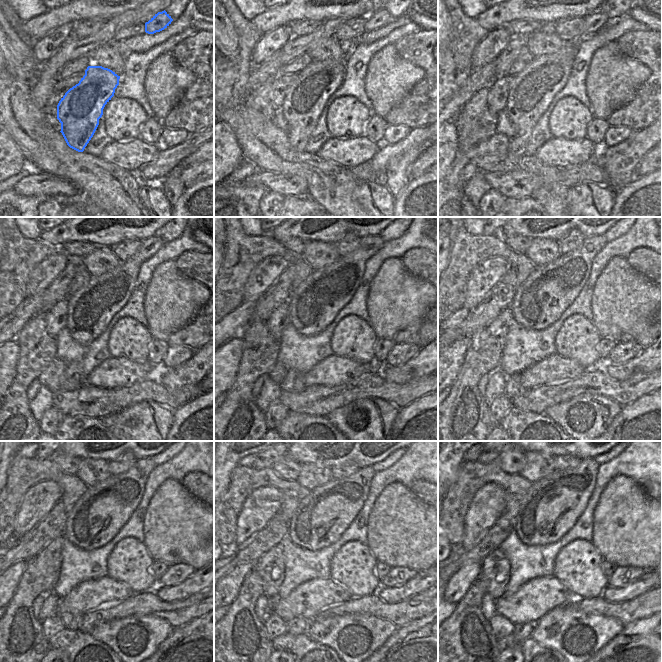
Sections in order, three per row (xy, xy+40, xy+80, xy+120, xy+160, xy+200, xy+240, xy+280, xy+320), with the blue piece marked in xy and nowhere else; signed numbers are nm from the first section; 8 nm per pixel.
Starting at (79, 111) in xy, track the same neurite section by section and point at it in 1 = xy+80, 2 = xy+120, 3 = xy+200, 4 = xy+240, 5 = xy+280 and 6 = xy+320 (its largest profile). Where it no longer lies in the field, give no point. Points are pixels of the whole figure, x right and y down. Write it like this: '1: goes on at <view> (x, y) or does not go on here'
1: goes on at xy+80 (534, 88)
2: goes on at xy+120 (90, 309)
3: goes on at xy+200 (549, 290)
4: goes on at xy+240 (96, 518)
5: goes on at xy+280 (320, 519)
6: goes on at xy+320 (555, 502)

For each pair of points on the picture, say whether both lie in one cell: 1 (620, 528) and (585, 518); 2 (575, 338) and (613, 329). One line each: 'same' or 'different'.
1: different
2: different

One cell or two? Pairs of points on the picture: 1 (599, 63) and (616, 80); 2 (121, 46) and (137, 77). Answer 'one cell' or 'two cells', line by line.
1: one cell
2: two cells

